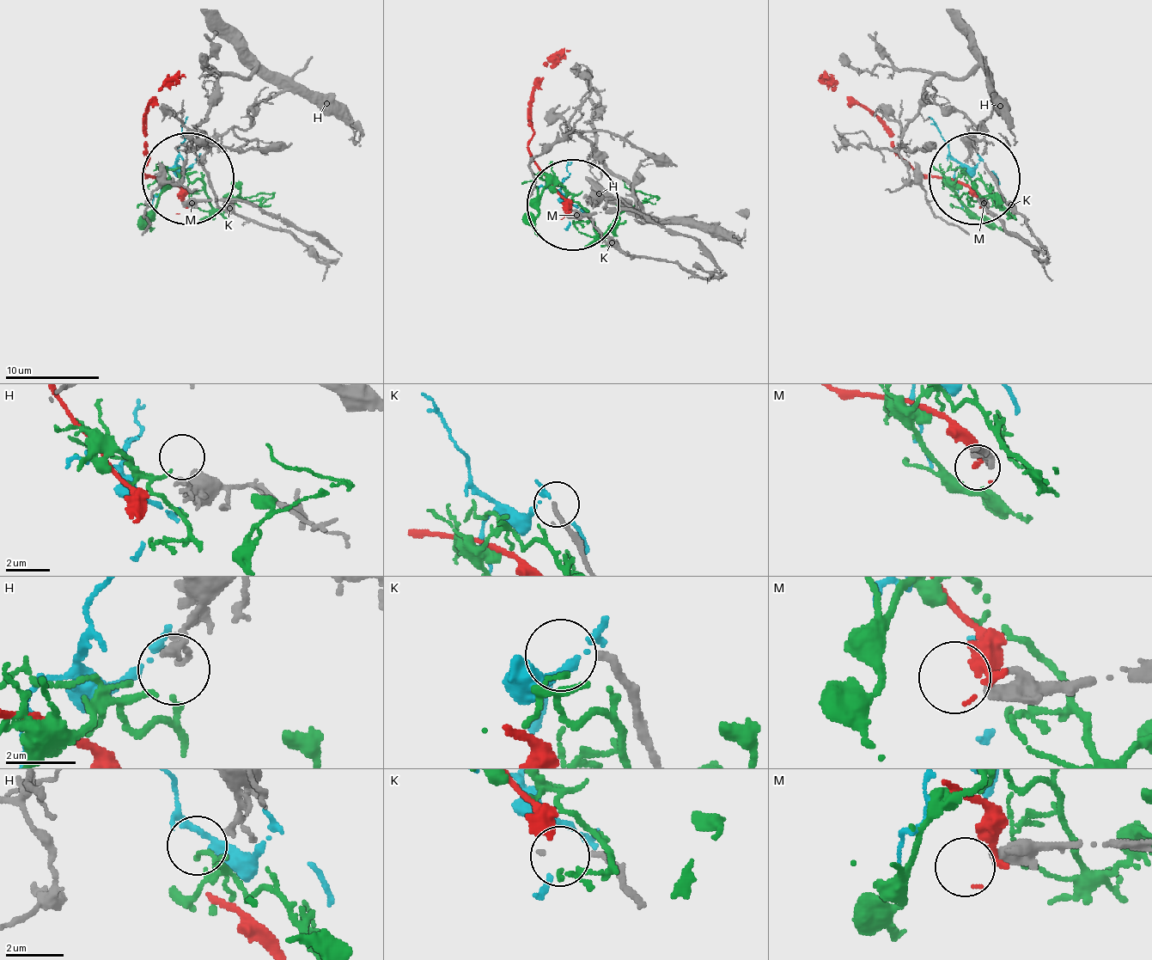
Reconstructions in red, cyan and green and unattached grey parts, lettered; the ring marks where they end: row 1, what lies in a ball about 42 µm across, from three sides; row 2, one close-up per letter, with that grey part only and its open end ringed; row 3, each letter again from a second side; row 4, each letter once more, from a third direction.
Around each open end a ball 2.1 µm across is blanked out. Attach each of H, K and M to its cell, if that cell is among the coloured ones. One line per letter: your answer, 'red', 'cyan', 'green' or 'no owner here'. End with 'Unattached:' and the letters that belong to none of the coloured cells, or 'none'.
H: green
K: cyan
M: no owner here
Unattached: M

